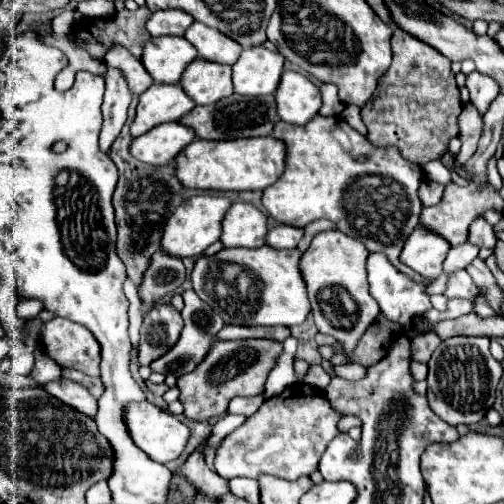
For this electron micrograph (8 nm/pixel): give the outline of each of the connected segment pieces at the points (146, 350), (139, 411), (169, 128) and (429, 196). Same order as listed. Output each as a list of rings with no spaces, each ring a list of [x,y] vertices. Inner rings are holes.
[[[172,304],[154,306],[140,328],[140,366],[150,366],[152,360],[164,356],[180,338],[182,326],[182,316]]]
[[[148,400],[128,404],[126,422],[128,422],[130,434],[132,434],[132,440],[136,442],[136,446],[140,450],[144,450],[154,462],[168,464],[176,458],[180,458],[182,452],[186,450],[186,444],[188,444],[188,438],[190,438],[190,428],[182,420],[178,420],[174,414],[170,414],[166,410],[160,410],[158,406],[150,404]]]
[[[168,122],[152,128],[150,132],[132,140],[130,154],[146,164],[164,166],[174,162],[174,158],[196,138],[196,132],[190,126],[180,122]]]
[[[424,180],[424,186],[420,186],[420,200],[424,206],[436,206],[442,200],[444,186],[432,180]]]

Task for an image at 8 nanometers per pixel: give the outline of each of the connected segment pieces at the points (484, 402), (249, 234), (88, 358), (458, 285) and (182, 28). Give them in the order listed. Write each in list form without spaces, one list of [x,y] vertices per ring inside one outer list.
[[[454,336],[442,340],[428,362],[428,402],[430,408],[450,426],[478,424],[496,400],[496,388],[502,378],[502,364],[490,354],[486,336]]]
[[[236,202],[224,216],[220,240],[226,248],[234,246],[260,248],[266,244],[266,234],[268,234],[268,216],[264,216],[250,202]]]
[[[54,318],[40,328],[40,344],[44,354],[58,366],[100,376],[100,344],[86,326]]]
[[[458,270],[456,274],[450,276],[444,296],[446,298],[462,298],[462,300],[468,300],[474,304],[476,296],[478,296],[478,286],[472,282],[472,278],[468,276],[466,270]]]
[[[158,10],[150,16],[146,28],[152,36],[184,36],[184,32],[190,28],[194,18],[182,10]]]

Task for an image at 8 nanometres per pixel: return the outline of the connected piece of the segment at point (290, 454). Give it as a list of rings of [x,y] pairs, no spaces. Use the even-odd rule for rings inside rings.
[[[294,384],[288,386],[282,394],[268,398],[256,414],[252,414],[240,428],[236,428],[232,434],[228,434],[222,444],[216,450],[216,460],[214,468],[222,478],[236,478],[236,476],[246,476],[246,478],[258,478],[260,474],[272,474],[284,480],[298,480],[300,476],[310,476],[320,462],[320,456],[324,454],[326,446],[340,434],[336,424],[340,420],[340,414],[336,414],[326,396],[320,390],[312,390],[310,386],[304,384]]]

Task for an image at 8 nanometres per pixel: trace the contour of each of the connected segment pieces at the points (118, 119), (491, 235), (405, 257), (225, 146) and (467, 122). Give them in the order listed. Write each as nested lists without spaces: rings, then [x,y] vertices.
[[[108,66],[104,80],[106,80],[106,92],[104,92],[104,104],[102,104],[104,126],[100,134],[100,150],[108,152],[108,148],[118,138],[128,118],[128,106],[130,106],[132,94],[130,94],[124,74],[118,68]]]
[[[482,216],[472,222],[472,226],[470,226],[470,240],[468,242],[479,247],[495,249],[497,238],[493,227]]]
[[[418,226],[406,240],[400,260],[422,274],[428,280],[434,280],[442,274],[442,262],[450,250],[450,244],[444,242],[440,234],[426,226]]]
[[[272,136],[238,140],[200,140],[192,142],[176,158],[176,176],[186,188],[200,190],[264,190],[272,186],[286,168],[286,144]]]
[[[464,104],[462,114],[460,114],[460,132],[458,135],[462,141],[462,150],[456,156],[460,162],[466,162],[476,154],[478,140],[480,140],[482,132],[484,132],[482,114],[472,104]]]

